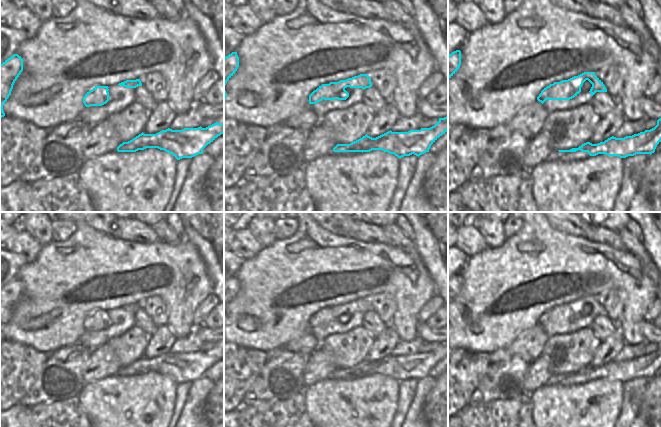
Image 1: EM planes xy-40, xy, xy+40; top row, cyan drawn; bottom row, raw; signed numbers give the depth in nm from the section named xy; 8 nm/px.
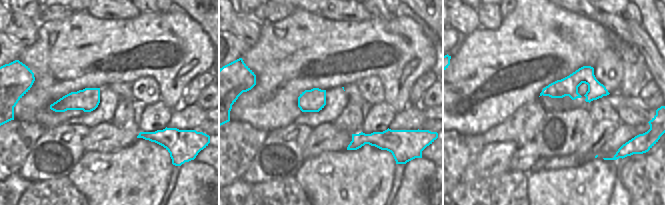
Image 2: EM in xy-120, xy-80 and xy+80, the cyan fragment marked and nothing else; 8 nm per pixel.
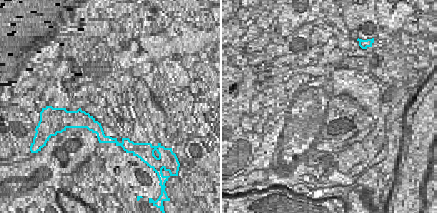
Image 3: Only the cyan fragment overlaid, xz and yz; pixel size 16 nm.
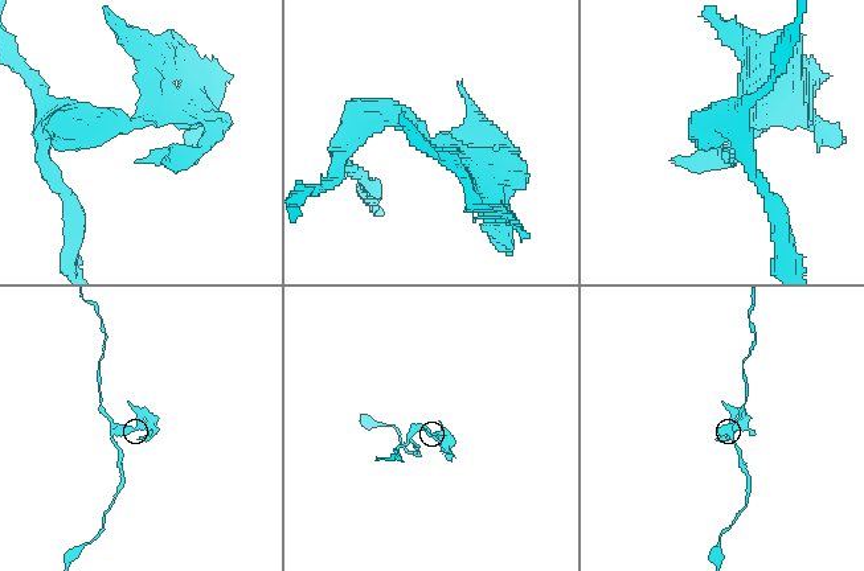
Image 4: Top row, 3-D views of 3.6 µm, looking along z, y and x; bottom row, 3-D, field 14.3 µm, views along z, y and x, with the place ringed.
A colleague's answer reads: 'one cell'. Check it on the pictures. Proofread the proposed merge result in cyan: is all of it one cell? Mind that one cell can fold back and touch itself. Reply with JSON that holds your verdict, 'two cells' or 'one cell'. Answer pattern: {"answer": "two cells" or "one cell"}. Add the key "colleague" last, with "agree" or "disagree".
{"answer": "two cells", "colleague": "disagree"}

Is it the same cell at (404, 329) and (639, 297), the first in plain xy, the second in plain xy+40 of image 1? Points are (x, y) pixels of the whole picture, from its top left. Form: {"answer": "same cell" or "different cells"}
{"answer": "same cell"}

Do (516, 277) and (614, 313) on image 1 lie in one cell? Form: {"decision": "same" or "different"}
{"decision": "different"}

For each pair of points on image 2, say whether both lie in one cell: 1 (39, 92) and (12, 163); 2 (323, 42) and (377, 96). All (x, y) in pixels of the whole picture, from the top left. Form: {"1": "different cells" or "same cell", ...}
{"1": "different cells", "2": "different cells"}

